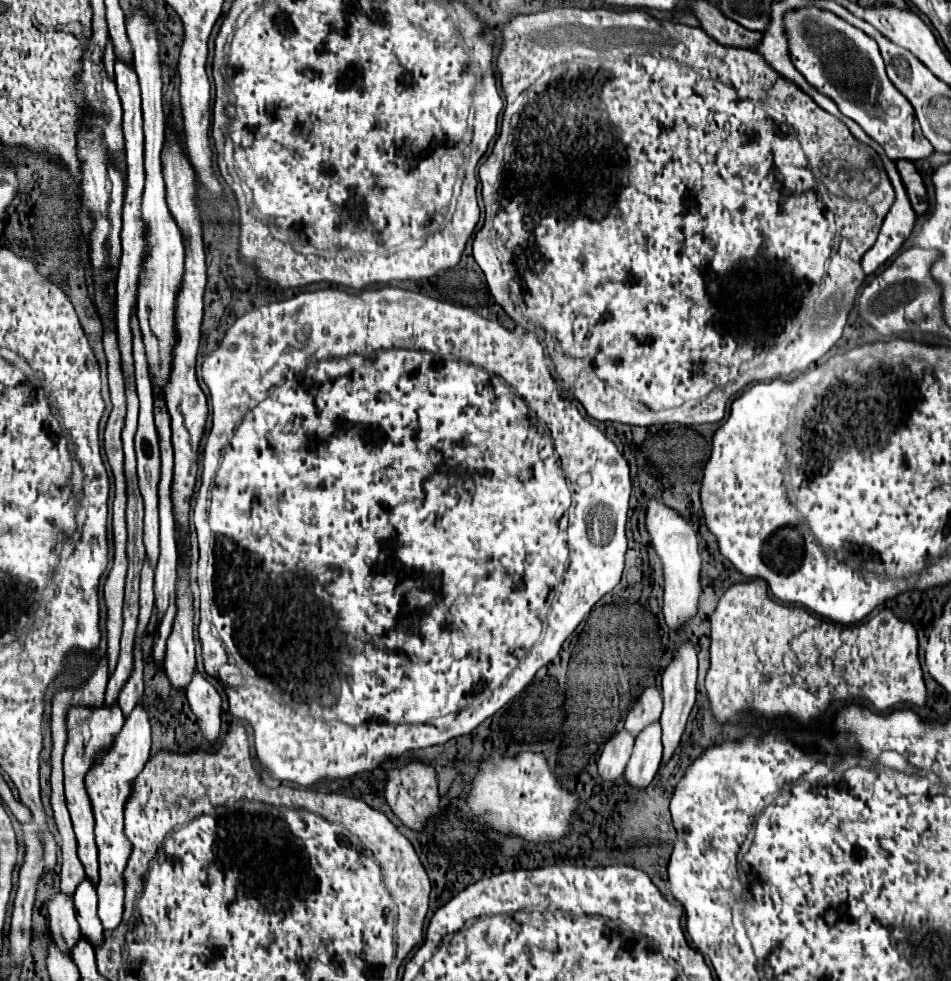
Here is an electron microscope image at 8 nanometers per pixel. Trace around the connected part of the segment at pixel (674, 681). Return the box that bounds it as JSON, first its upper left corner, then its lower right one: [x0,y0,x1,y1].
[660,643,698,767]

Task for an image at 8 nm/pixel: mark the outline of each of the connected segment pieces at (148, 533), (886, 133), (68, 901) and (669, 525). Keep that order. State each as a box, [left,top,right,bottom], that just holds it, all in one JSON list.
[[132,317,160,567],[784,7,934,161],[48,893,80,959],[646,499,702,631]]

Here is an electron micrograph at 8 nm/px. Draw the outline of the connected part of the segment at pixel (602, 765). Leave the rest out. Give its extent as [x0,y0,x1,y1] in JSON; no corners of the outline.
[598,731,634,781]

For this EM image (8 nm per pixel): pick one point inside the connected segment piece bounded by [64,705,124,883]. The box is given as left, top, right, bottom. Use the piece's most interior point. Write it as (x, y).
(103, 724)

